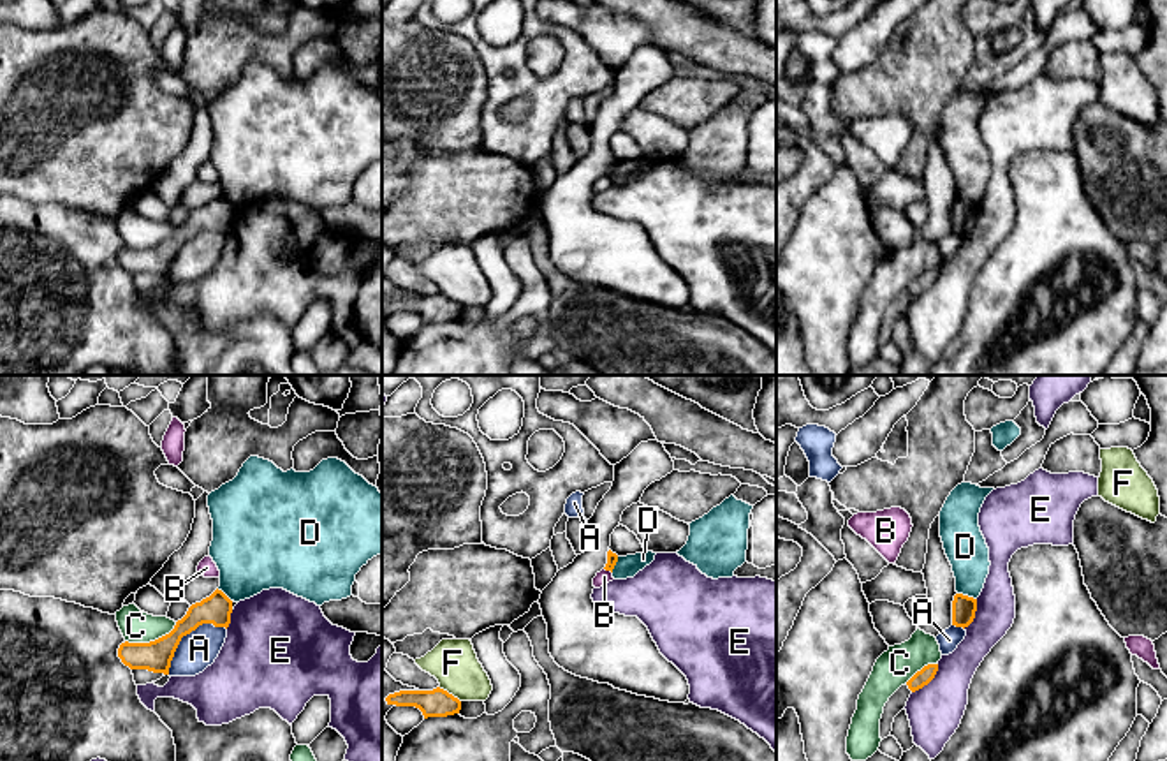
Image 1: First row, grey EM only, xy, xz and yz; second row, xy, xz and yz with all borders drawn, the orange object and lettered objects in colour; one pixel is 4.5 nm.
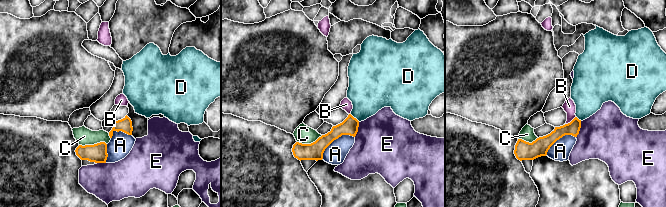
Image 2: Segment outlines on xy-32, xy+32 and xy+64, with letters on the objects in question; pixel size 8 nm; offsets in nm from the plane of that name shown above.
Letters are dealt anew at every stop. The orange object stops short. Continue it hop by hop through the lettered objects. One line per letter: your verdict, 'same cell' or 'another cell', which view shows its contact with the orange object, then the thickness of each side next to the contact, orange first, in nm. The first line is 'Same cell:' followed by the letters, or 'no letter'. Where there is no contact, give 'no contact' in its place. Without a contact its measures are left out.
Same cell: no letter
A: another cell | xy | 140/170 nm
B: another cell | xz | 50/70 nm
C: another cell | xy | 140/150 nm
D: another cell | yz | 110/190 nm
E: another cell | yz | 70/240 nm
F: another cell | xz | 130/220 nm

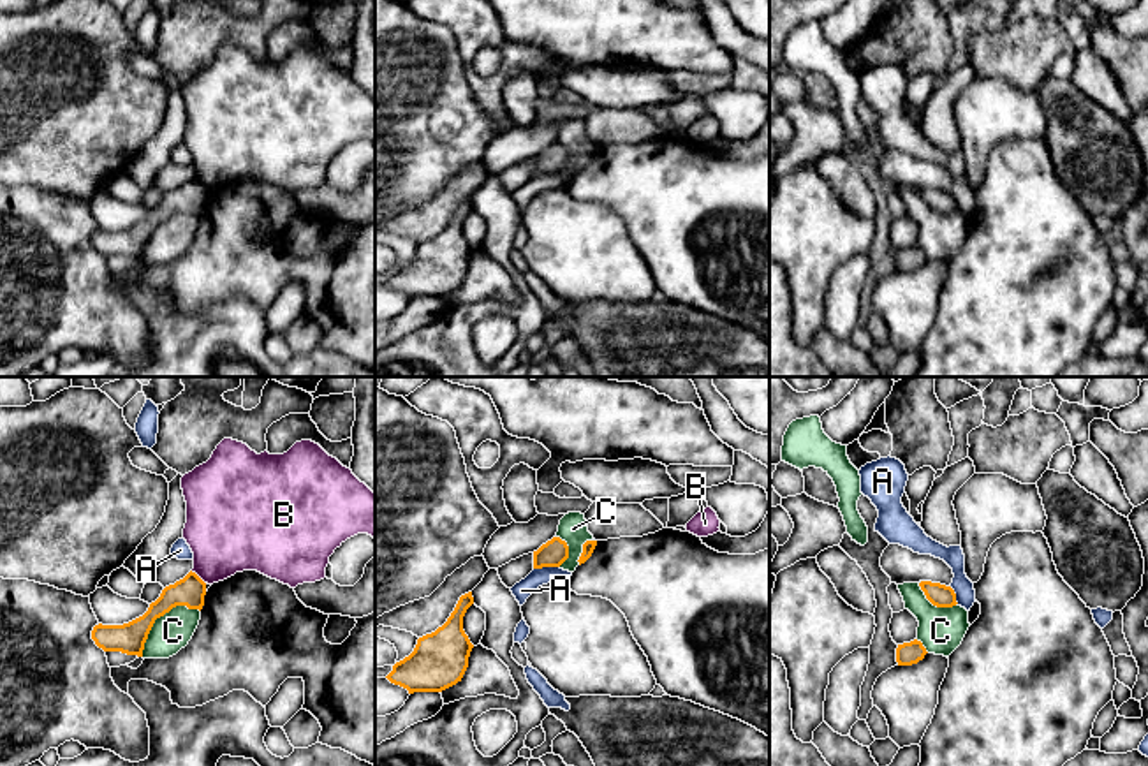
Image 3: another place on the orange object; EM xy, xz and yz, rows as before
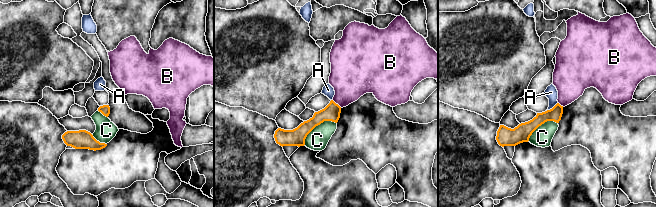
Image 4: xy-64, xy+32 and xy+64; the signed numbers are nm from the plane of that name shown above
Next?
Same cell: no letter
A: another cell | xz | 120/90 nm
B: another cell | xy | 140/380 nm
C: another cell | xy | 140/170 nm

